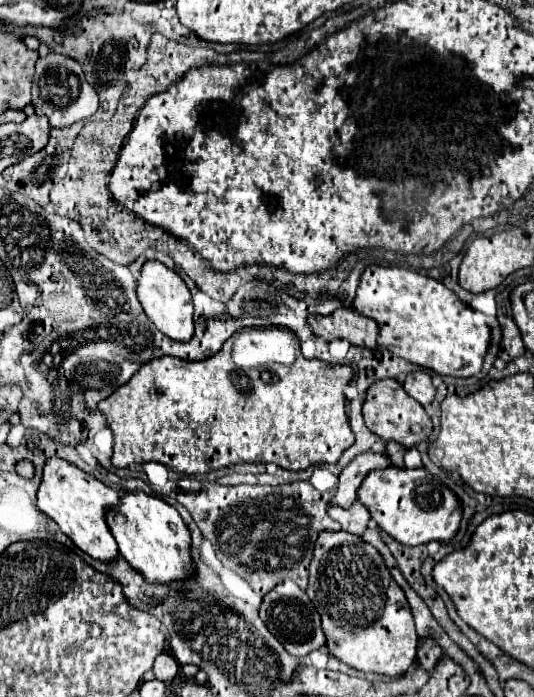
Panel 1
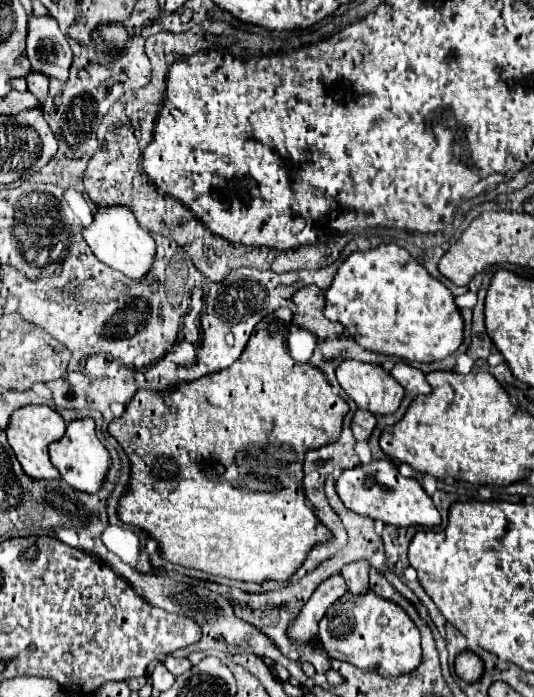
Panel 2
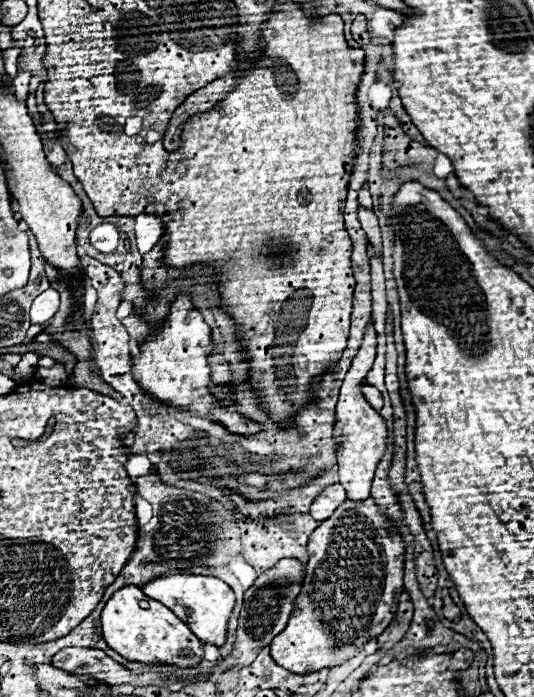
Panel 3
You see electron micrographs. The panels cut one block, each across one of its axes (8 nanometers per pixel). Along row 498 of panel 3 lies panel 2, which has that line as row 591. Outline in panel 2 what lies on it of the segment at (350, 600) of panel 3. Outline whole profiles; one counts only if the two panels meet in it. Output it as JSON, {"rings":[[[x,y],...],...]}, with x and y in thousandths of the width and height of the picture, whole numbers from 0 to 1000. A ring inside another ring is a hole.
{"rings":[[[689,846],[689,852],[644,852],[599,890],[596,915],[618,944],[655,950],[678,961],[700,961],[715,970],[749,970],[772,964],[790,950],[787,907],[764,881],[738,864],[723,864]]]}

